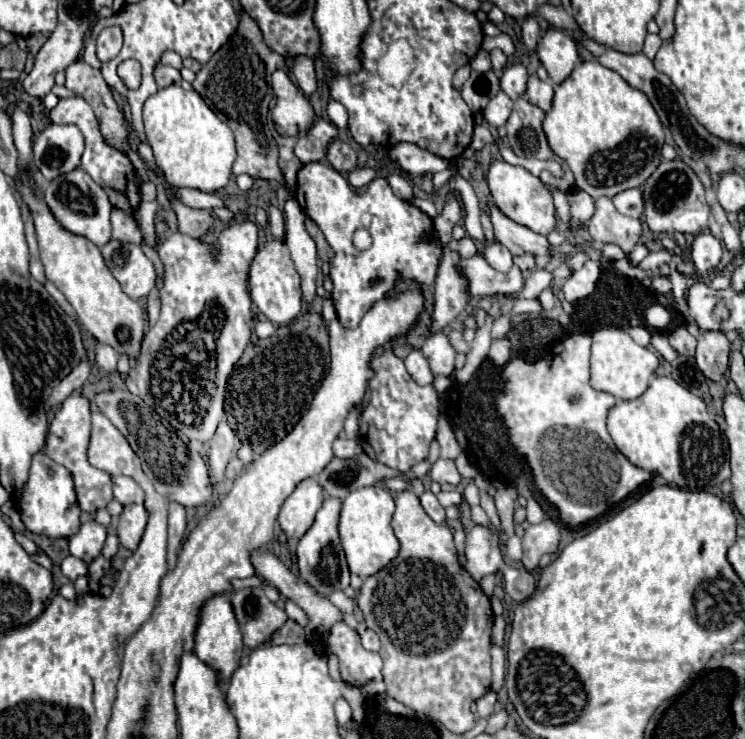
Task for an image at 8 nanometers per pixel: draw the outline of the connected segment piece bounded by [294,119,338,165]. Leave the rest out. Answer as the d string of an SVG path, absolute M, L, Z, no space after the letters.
M320 119L304 137L298 139L298 143L294 147L294 155L300 159L302 165L320 161L326 155L328 143L336 137L338 137L336 125L332 125L330 121Z

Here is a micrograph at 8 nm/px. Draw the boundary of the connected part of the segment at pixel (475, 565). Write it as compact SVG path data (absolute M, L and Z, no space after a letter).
M474 525L470 531L466 531L466 565L464 567L476 581L504 567L500 539L490 527Z

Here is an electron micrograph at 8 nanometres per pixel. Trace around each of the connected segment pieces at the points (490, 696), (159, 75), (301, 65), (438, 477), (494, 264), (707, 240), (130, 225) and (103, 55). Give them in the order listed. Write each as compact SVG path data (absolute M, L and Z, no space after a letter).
M488 691L484 697L480 697L476 701L476 705L478 705L478 715L480 717L488 717L494 711L494 707L496 707L496 693Z
M158 63L154 67L154 79L156 79L158 87L168 87L168 85L172 85L172 83L176 83L180 79L180 71L174 69L174 67Z
M296 57L294 59L294 75L298 79L298 87L304 91L304 95L310 97L316 91L314 61L310 57Z
M438 459L430 469L430 477L438 483L450 483L450 485L458 485L462 481L454 461L450 459Z
M498 241L484 243L482 257L496 271L508 271L512 267L512 255L510 255L510 251L504 245L500 245Z
M706 229L698 235L694 235L694 241L690 245L692 261L698 271L708 271L714 269L720 263L722 257L722 245L720 241Z
M112 209L112 239L122 243L140 243L142 233L134 219L128 219L122 211Z
M118 27L104 29L97 39L96 54L102 62L115 58L122 48L122 31Z

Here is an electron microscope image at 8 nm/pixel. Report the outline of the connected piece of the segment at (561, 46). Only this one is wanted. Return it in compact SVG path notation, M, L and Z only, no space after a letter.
M548 29L538 43L538 57L552 81L562 83L578 61L578 47L568 33L560 29Z

